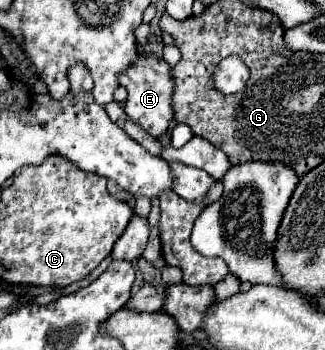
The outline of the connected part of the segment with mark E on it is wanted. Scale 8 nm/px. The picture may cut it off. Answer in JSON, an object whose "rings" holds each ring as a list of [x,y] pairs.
{"rings":[[[139,46],[137,50],[137,60],[129,70],[123,70],[119,74],[119,84],[127,90],[127,100],[125,100],[125,112],[127,116],[137,122],[145,132],[151,136],[159,136],[167,132],[171,120],[173,120],[173,72],[171,66],[163,60],[161,54],[153,54]]]}

